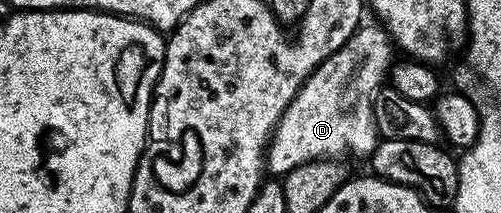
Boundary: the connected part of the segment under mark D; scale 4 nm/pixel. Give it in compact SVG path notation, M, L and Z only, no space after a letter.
M362 24L355 33L325 62L320 62L313 75L301 86L300 92L287 104L283 116L273 130L269 149L265 156L268 173L273 176L290 174L295 168L314 160L345 160L348 154L353 158L368 159L377 147L379 135L373 111L373 100L378 90L386 85L394 65L395 43L385 27L380 24Z

